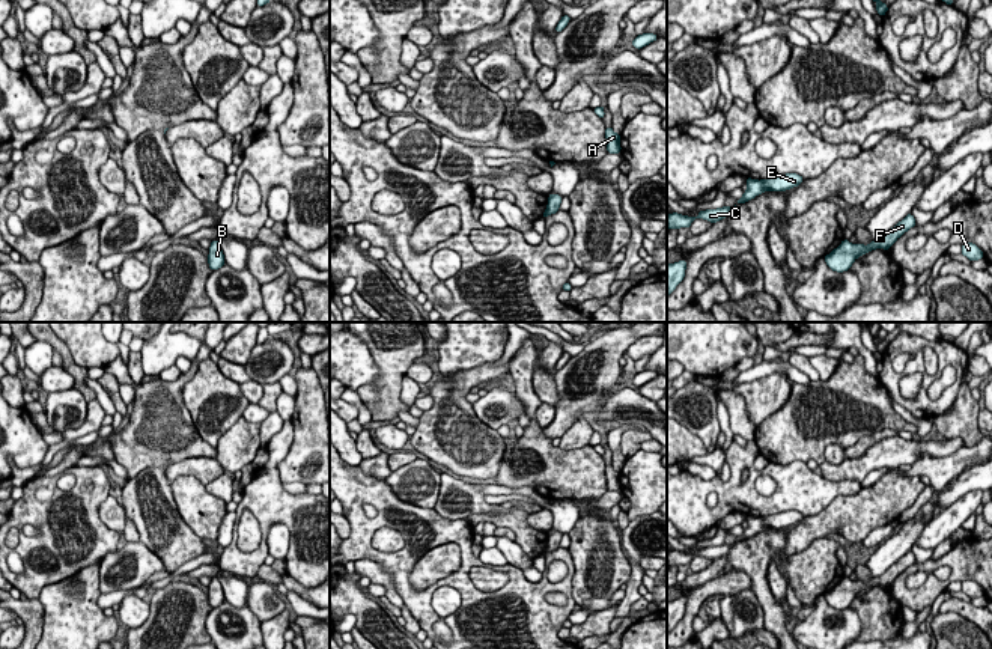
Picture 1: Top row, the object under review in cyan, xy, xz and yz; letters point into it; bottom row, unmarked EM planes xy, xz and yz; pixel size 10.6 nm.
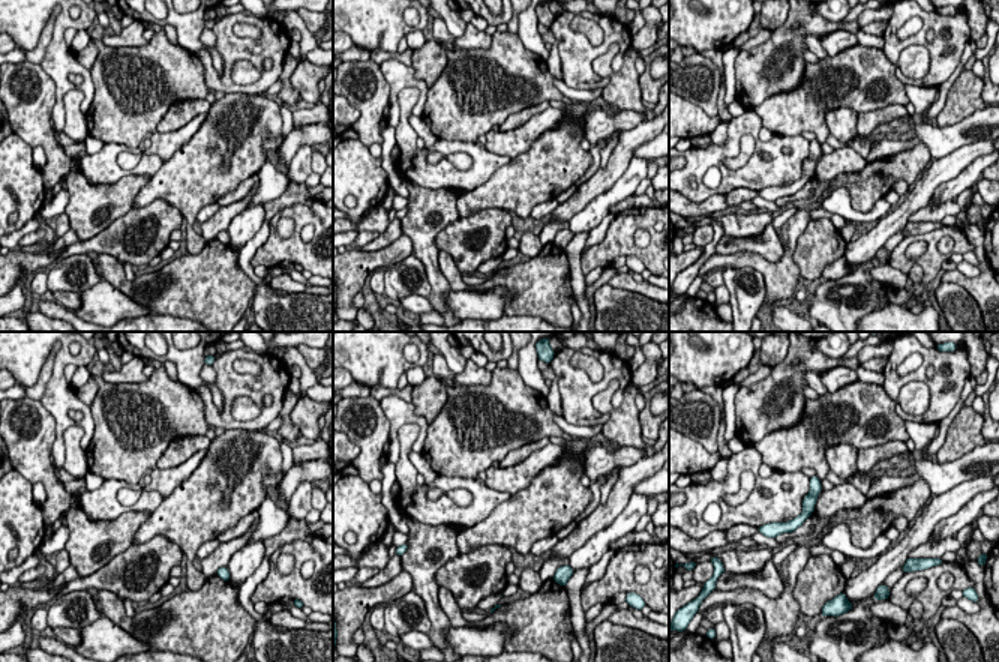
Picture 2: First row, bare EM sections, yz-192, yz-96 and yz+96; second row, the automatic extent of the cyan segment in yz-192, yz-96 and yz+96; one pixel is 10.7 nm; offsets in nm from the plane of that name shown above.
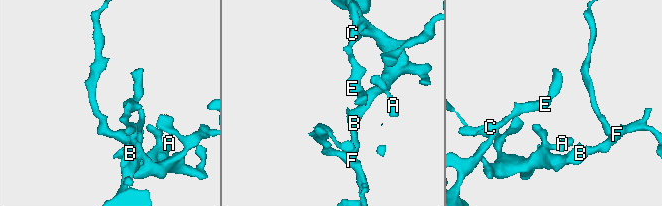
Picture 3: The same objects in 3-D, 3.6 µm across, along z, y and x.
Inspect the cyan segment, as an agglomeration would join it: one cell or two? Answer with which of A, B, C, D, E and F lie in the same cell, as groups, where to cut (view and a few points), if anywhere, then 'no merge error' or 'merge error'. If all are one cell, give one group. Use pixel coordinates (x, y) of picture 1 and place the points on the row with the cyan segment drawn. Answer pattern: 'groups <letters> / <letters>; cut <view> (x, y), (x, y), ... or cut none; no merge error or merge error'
groups A B C D E F; cut none; no merge error

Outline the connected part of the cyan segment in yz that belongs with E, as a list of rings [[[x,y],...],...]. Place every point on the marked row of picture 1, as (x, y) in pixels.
[[[786,173],[786,175],[780,175],[777,178],[769,178],[769,179],[762,179],[762,181],[747,178],[748,190],[744,191],[744,196],[741,199],[738,199],[736,205],[745,203],[747,200],[754,199],[756,196],[762,194],[763,191],[790,190],[790,188],[802,184],[802,181],[804,181],[804,178],[796,173]]]

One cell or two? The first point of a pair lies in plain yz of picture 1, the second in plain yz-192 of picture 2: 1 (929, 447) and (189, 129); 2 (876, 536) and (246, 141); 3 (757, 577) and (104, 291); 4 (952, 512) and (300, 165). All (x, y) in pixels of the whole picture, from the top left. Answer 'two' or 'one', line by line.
1: one
2: one
3: two
4: one

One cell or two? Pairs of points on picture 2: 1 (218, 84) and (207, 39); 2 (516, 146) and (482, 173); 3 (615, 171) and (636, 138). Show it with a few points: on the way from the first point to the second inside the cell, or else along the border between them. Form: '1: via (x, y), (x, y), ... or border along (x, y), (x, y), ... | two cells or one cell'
1: border along (212, 29), (215, 45) | two cells
2: border along (485, 146), (491, 152), (512, 158) | two cells
3: via (618, 164), (620, 156), (629, 146) | one cell

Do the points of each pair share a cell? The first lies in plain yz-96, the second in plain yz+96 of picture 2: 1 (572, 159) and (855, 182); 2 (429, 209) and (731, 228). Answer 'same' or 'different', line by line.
1: same
2: same

